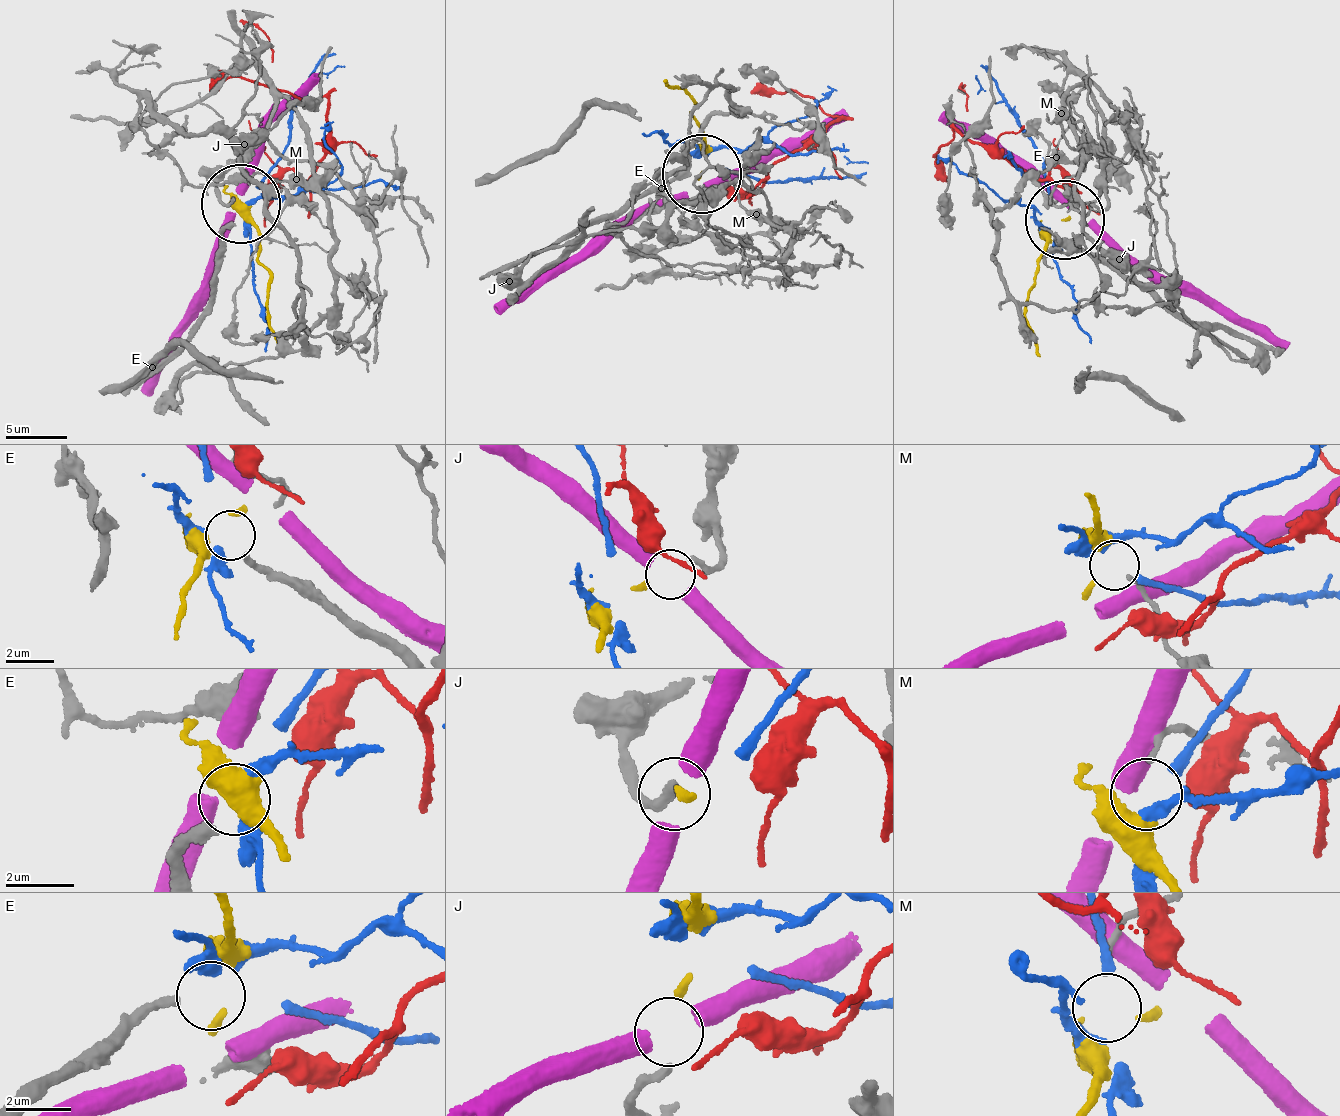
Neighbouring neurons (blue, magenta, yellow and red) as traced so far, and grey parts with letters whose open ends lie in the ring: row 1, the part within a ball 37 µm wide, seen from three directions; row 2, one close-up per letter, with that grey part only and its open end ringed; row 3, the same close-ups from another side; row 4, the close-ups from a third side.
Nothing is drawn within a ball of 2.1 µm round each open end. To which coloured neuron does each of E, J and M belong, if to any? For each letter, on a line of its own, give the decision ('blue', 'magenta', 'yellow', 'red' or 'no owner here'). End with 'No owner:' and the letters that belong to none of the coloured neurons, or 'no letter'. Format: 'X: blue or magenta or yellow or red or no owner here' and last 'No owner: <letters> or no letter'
E: blue
J: yellow
M: no owner here
No owner: M

